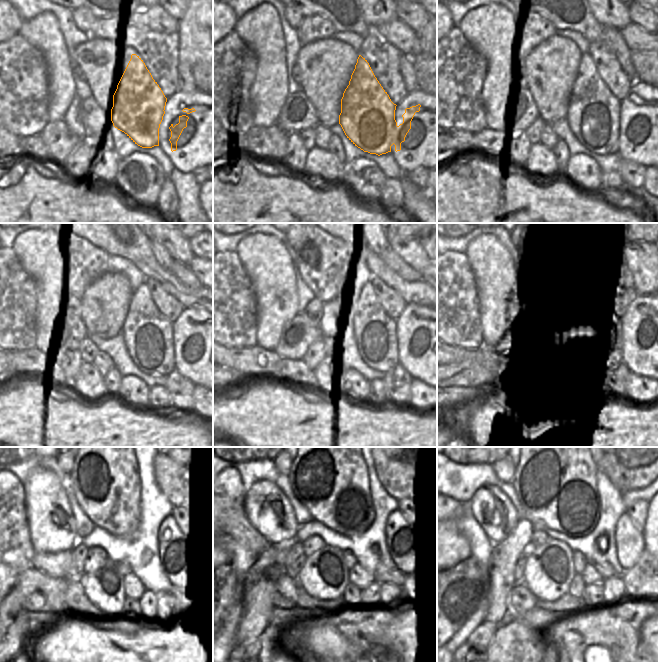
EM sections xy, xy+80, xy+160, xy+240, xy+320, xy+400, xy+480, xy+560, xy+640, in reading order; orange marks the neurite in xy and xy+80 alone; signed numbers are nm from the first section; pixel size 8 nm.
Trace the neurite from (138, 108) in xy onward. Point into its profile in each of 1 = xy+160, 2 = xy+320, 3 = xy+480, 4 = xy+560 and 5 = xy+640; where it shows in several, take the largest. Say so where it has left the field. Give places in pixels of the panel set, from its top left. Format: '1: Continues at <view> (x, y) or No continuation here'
1: Continues at xy+160 (594, 114)
2: Continues at xy+320 (381, 342)
3: Continues at xy+480 (175, 564)
4: Continues at xy+560 (402, 539)
5: Continues at xy+640 (630, 543)

